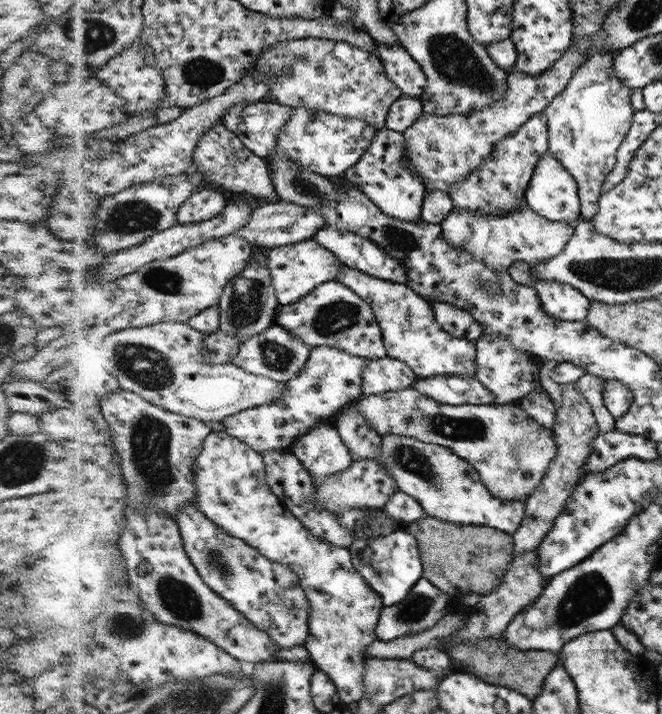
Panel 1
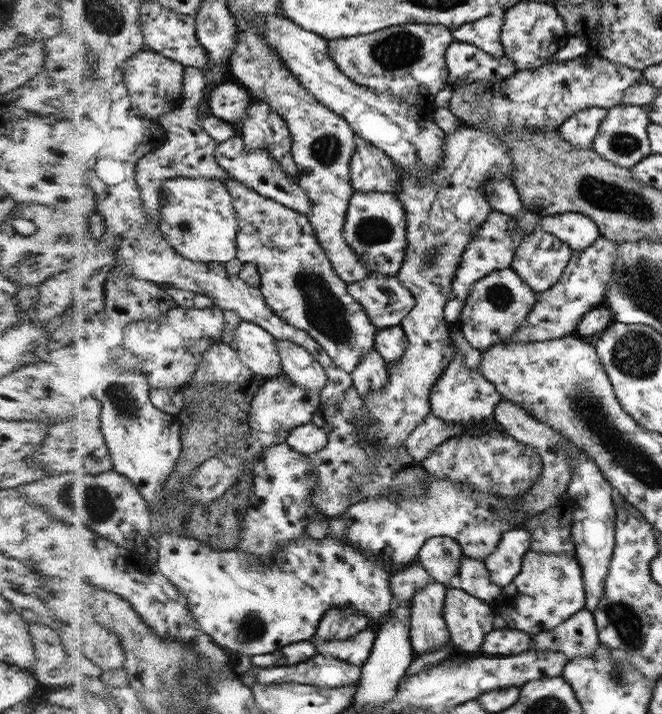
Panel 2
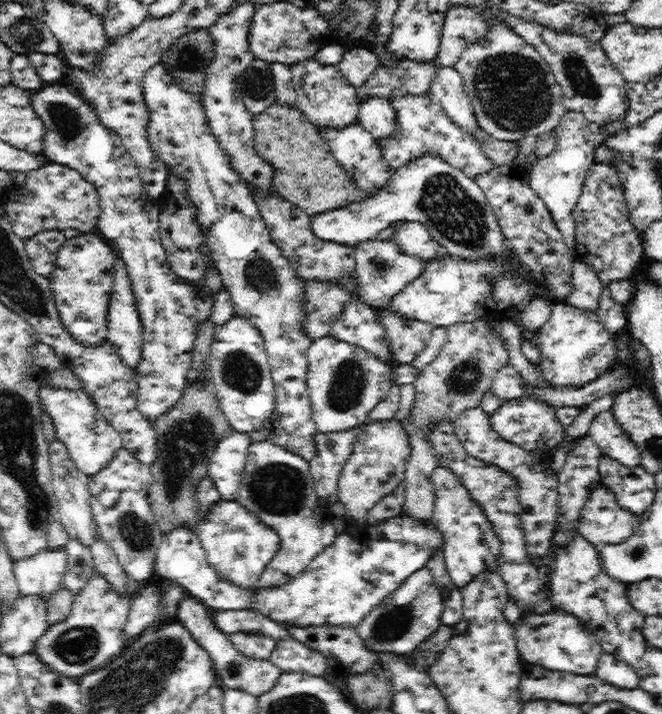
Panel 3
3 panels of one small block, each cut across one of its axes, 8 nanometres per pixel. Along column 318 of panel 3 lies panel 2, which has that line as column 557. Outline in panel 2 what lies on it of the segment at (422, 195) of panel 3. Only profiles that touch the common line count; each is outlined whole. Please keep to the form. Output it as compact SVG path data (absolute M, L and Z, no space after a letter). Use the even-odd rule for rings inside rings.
M578 212L544 216L539 226L544 232L549 232L565 241L574 252L584 250L601 236L593 218Z

